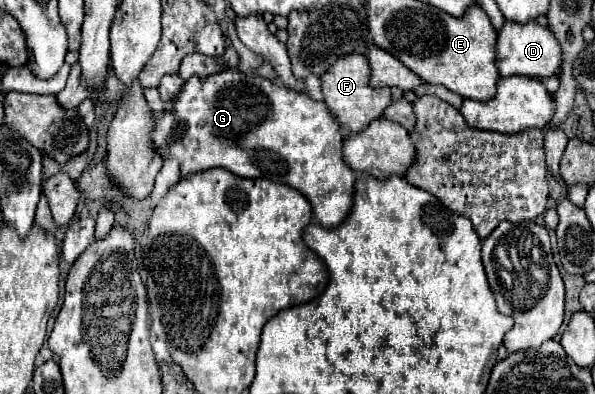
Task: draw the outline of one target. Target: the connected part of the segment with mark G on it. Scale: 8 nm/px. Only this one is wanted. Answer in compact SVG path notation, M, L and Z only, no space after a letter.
M224 69L208 77L190 77L170 101L170 109L154 117L154 129L150 131L154 151L158 151L162 159L176 159L182 177L222 167L240 177L286 183L310 201L312 215L324 227L338 225L350 211L350 189L354 189L356 175L342 159L342 137L338 121L322 101L314 101L306 93L296 93L282 83L238 69Z

